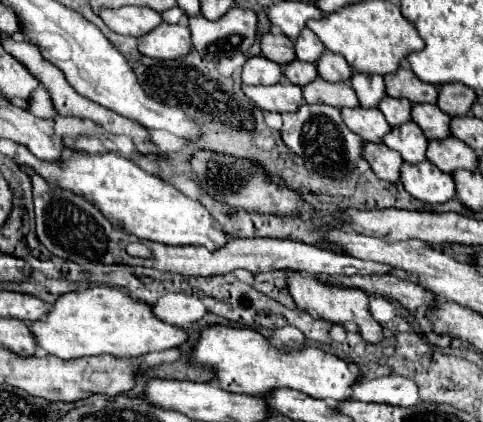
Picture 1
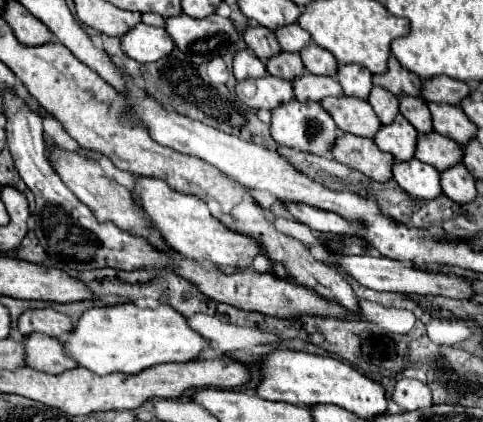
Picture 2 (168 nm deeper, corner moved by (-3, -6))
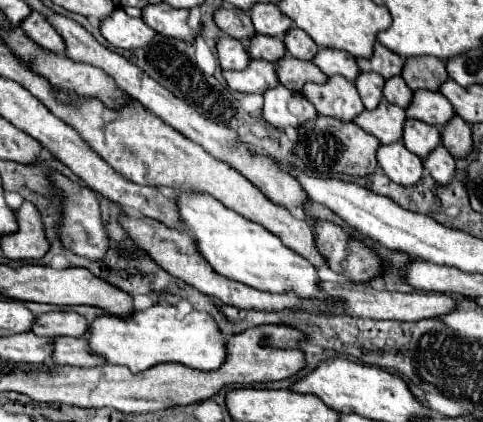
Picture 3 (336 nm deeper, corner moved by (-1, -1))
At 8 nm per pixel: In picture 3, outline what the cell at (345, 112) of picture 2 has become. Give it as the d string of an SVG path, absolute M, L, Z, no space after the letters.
M327 77L325 83L305 83L301 93L305 95L305 99L311 101L311 105L317 109L317 113L331 115L341 121L353 121L353 117L357 117L365 109L355 85L351 81L347 81L345 77Z

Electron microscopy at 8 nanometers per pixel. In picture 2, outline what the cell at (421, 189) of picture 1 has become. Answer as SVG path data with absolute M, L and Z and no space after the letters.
M413 158L411 162L395 162L393 164L393 180L413 198L419 200L435 200L443 194L439 184L439 172Z

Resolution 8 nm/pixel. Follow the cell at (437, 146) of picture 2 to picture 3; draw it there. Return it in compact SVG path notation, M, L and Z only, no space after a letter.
M407 119L405 129L403 129L403 143L409 151L413 151L415 155L423 159L441 143L441 135L439 135L439 129L429 123Z

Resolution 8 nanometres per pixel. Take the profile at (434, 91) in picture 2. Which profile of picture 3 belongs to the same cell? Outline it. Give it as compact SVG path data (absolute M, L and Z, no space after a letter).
M409 57L409 61L405 61L401 77L413 91L417 89L437 91L439 85L449 79L445 63L437 61L435 57Z

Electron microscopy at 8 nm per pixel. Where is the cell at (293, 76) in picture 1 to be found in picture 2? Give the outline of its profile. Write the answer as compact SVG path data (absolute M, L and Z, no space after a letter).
M281 52L275 58L267 60L267 72L271 76L279 76L285 78L289 82L293 82L295 78L305 74L305 66L299 58L299 54L291 54L291 52Z

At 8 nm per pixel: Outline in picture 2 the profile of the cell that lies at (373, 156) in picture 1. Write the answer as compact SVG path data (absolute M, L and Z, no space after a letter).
M339 134L331 156L337 162L363 172L367 178L371 178L375 182L385 184L385 182L393 180L391 166L395 164L395 158L391 154L379 150L373 140L359 138L353 134L343 134L343 136Z

